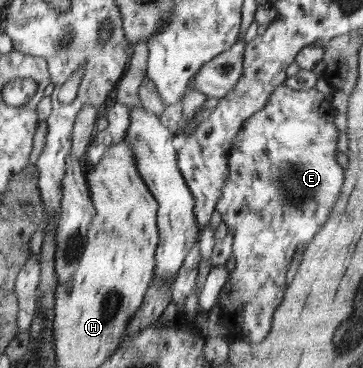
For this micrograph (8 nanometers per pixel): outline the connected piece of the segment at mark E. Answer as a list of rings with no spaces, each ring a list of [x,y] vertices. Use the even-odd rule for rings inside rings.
[[[282,81],[272,91],[266,105],[248,117],[232,139],[228,153],[228,175],[224,179],[215,210],[220,212],[221,220],[232,231],[236,270],[233,272],[232,284],[221,291],[215,306],[221,306],[223,322],[230,329],[240,332],[245,342],[250,344],[258,344],[268,336],[274,311],[278,309],[287,290],[286,274],[296,249],[302,243],[309,245],[326,223],[340,196],[344,169],[336,161],[336,144],[340,132],[334,124],[335,114],[331,96],[322,93],[322,86],[309,91],[297,91]]]

